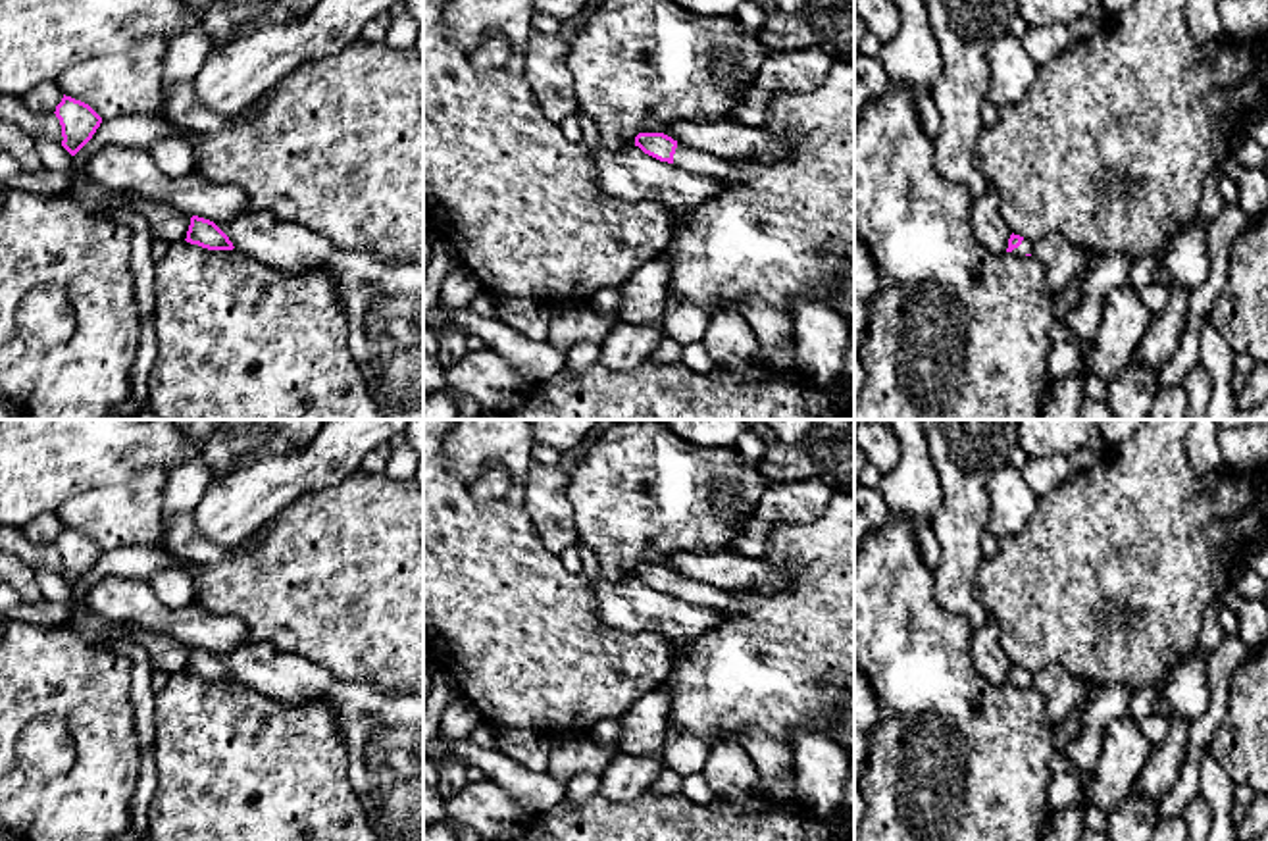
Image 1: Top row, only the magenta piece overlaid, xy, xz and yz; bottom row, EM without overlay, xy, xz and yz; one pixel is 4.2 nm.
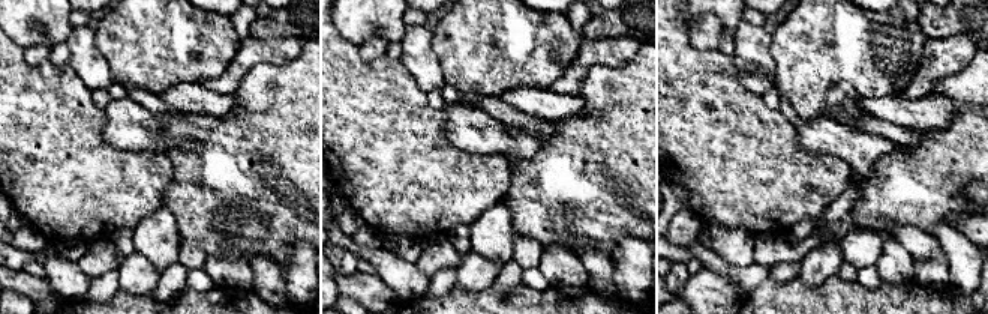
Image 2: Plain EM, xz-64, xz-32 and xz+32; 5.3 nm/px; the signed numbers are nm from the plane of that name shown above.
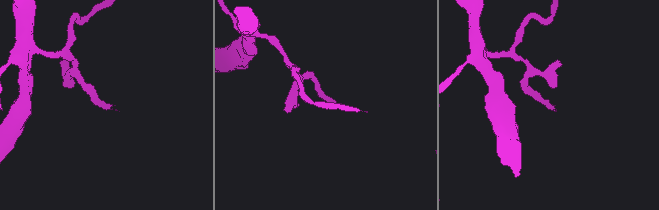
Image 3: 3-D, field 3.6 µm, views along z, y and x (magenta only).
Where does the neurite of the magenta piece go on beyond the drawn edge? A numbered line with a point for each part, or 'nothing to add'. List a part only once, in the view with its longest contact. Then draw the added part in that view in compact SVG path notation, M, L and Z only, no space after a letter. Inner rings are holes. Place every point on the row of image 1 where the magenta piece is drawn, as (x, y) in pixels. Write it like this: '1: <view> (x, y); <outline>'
1: xz (693, 160); M677 142L675 154L673 154L673 164L691 171L691 173L716 177L720 181L741 179L735 164L731 164L723 158L718 158L714 154L706 154L702 150L683 146L681 142Z

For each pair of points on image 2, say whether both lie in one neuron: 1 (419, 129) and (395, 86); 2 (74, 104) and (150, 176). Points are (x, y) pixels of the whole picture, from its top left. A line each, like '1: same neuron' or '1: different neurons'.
1: same neuron
2: same neuron

